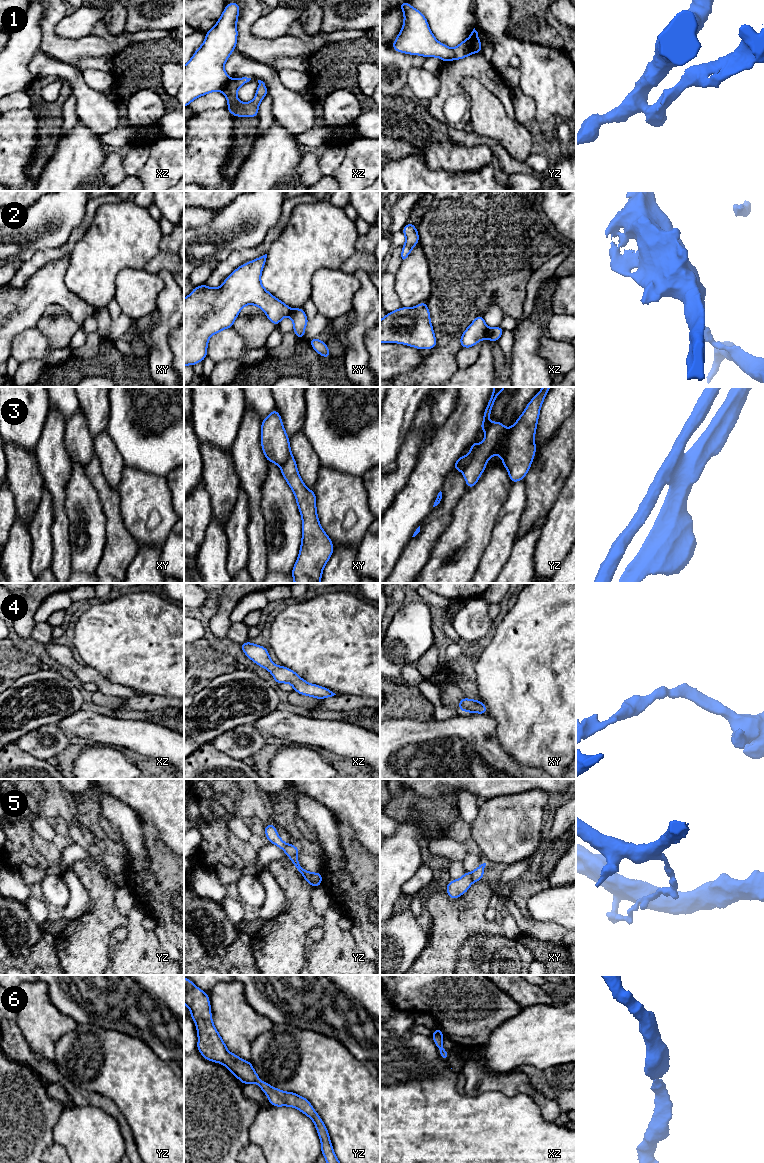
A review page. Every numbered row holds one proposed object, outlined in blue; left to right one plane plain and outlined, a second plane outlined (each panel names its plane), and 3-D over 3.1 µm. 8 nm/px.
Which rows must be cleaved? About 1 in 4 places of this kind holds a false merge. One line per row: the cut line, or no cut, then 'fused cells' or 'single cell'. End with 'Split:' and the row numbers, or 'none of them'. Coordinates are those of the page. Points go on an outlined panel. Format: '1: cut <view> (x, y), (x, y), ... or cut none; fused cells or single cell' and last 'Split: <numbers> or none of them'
1: cut yz (467, 39), (472, 52); fused cells
2: cut xz (488, 328), (486, 337); fused cells
3: cut yz (479, 445), (473, 459), (463, 471); fused cells
4: cut none; single cell
5: cut xy (470, 873), (473, 881); fused cells
6: cut none; single cell
Split: 1, 2, 3, 5

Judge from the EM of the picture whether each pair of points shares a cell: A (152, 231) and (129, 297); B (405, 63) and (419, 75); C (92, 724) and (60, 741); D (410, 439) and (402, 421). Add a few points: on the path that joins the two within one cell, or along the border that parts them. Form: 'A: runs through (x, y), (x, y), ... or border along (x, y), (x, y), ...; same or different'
A: border along (143, 268), (123, 268), (116, 275); different
B: border along (422, 66), (413, 66), (407, 74), (406, 82); different
C: border along (57, 725), (71, 736); different
D: border along (416, 410), (398, 454); different

